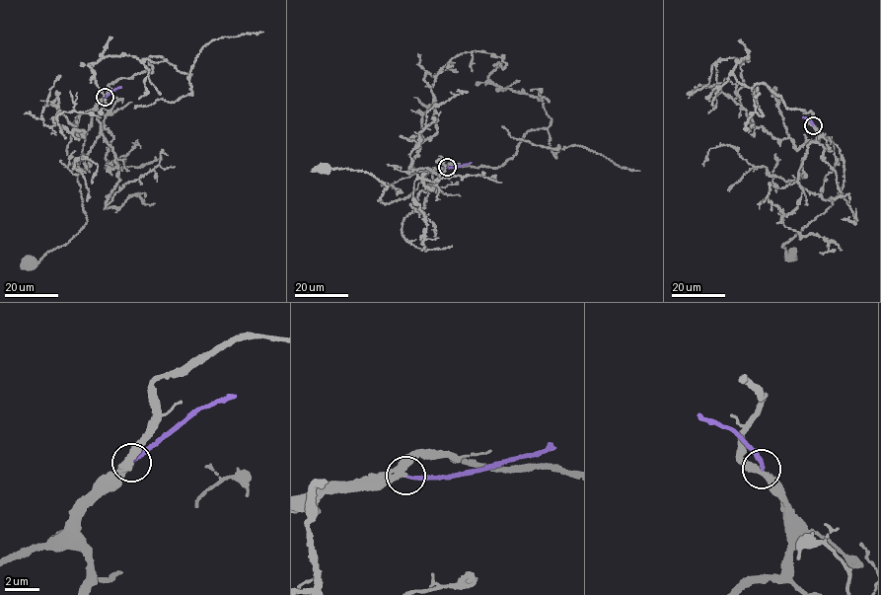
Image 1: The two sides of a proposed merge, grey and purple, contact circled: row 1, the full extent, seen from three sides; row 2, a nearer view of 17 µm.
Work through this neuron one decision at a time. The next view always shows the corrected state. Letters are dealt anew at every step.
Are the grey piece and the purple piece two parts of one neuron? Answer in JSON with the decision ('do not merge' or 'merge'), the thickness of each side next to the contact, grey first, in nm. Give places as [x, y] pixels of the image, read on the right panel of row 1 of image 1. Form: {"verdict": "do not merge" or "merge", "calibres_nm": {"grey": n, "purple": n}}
{"verdict": "merge", "calibres_nm": {"grey": 320, "purple": 180}}

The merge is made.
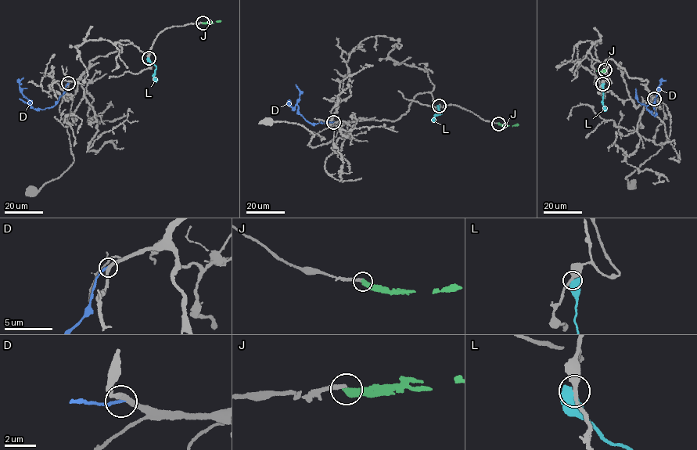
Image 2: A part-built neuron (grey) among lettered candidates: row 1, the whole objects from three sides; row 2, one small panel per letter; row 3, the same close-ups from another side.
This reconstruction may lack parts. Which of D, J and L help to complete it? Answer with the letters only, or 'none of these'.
none of these

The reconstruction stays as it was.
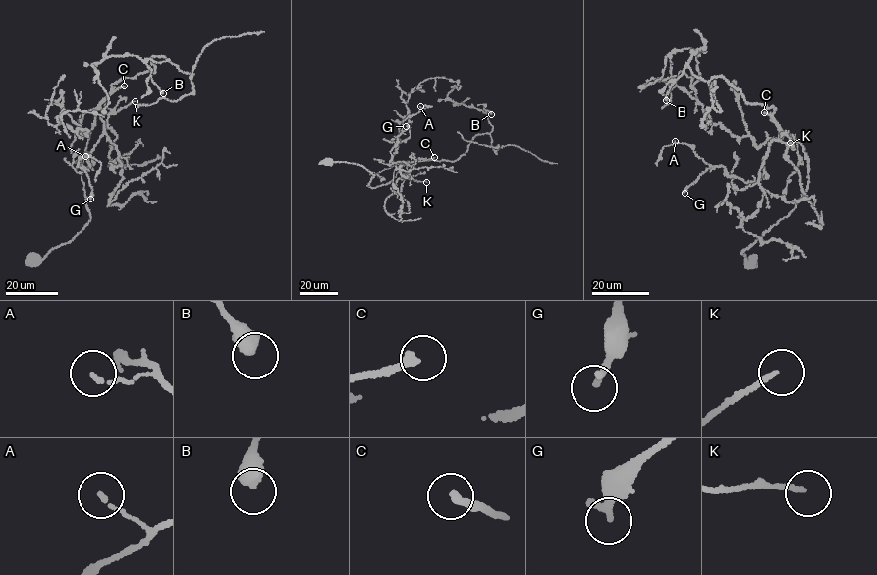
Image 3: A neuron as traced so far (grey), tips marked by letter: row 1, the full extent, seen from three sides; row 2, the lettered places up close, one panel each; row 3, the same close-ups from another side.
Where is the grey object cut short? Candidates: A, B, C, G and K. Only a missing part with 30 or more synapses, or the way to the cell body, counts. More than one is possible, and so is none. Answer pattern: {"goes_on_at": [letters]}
{"goes_on_at": ["C"]}

